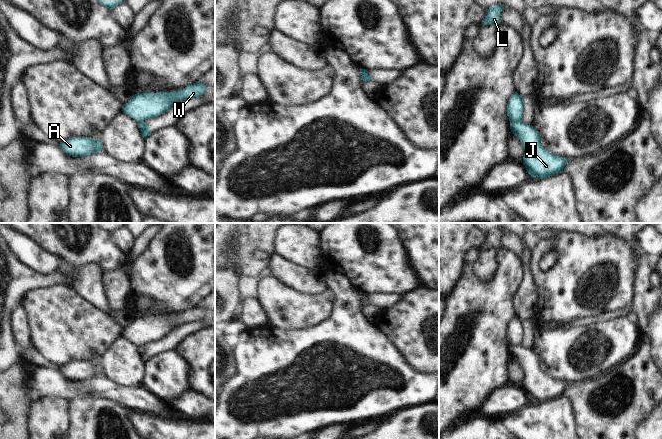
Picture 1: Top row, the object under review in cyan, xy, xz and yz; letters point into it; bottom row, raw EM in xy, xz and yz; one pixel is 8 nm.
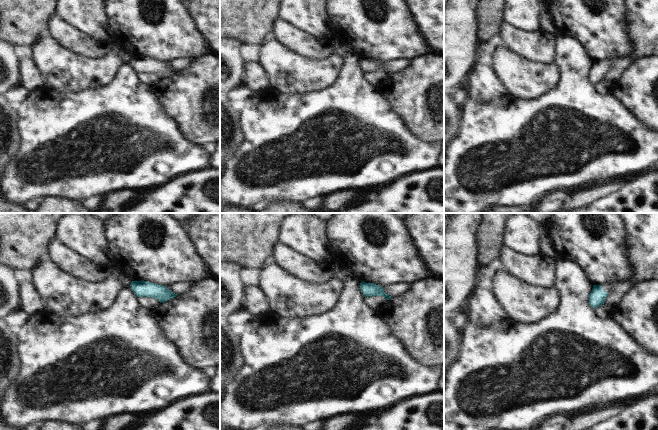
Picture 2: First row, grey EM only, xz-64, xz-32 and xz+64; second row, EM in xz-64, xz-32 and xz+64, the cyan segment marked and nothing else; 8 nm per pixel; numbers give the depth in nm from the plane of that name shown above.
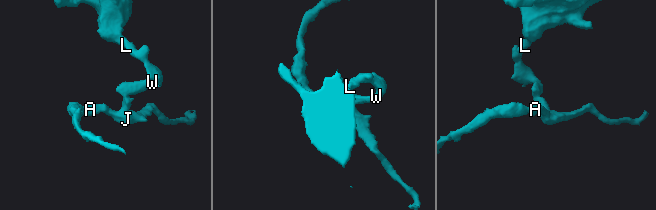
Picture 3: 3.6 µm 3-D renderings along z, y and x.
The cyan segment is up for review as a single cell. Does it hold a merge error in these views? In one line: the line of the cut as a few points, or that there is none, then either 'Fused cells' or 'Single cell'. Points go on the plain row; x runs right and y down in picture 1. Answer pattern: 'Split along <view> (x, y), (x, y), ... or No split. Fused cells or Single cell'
Split along yz (521, 344), (515, 344), (510, 347). Fused cells

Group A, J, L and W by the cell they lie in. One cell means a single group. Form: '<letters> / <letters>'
A J / L W

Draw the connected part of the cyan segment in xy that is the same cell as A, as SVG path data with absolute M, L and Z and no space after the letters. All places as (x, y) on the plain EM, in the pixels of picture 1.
M73 361L58 369L72 381L83 381L103 375L102 365L99 362L95 364L91 361Z

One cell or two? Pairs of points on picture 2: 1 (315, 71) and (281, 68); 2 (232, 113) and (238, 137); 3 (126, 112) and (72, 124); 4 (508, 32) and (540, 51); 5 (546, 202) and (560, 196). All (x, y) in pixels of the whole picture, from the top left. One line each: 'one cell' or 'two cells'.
1: one cell
2: one cell
3: one cell
4: one cell
5: one cell

